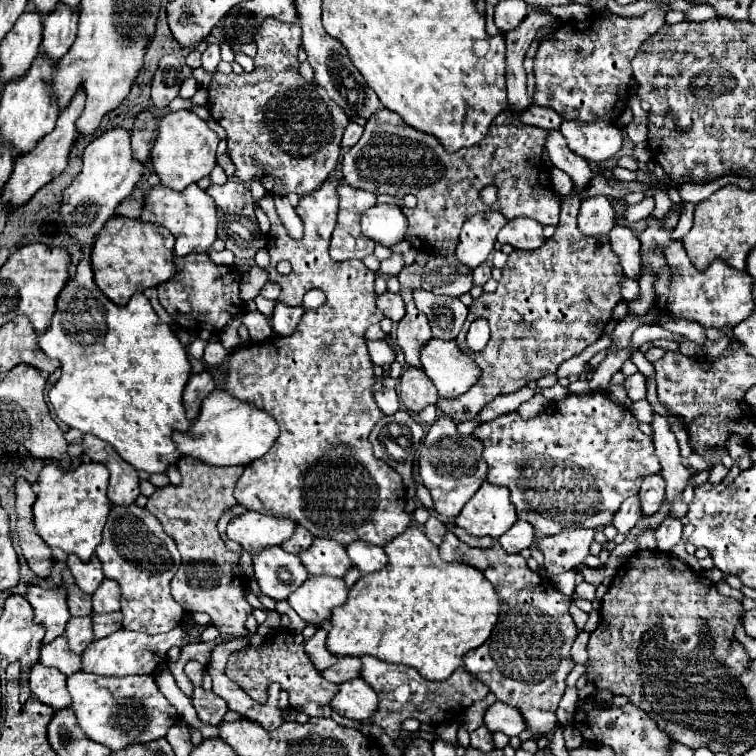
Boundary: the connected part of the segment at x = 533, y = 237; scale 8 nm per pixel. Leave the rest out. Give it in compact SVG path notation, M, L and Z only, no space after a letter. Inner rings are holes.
M514 218L498 232L500 244L510 244L518 250L536 250L544 244L542 224L532 218Z

